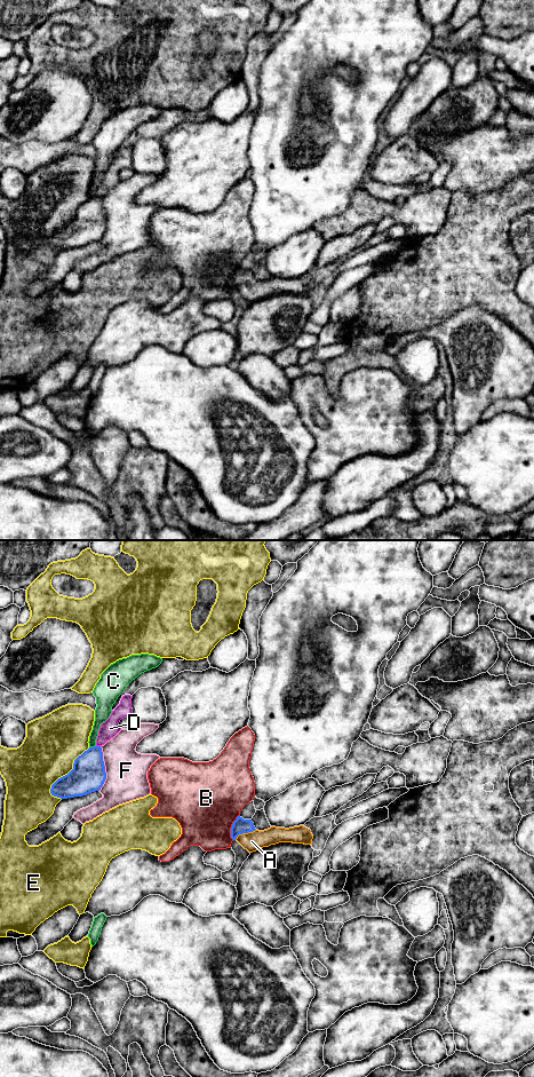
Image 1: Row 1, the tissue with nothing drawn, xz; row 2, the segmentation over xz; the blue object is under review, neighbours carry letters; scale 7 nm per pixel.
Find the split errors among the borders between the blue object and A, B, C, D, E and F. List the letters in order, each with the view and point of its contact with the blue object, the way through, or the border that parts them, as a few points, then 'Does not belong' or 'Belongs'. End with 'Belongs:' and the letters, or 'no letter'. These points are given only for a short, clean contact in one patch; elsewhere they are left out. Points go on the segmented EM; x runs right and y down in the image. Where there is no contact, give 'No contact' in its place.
A: Touches blue at xz (245, 832). Path across: xz (240, 825), (245, 832), (252, 841). Belongs
B: Touches blue at xz (231, 828). Does not belong
C: Touches blue at xz (92, 747). Does not belong
D: Touches blue at xz (98, 746). Does not belong
E: Touches blue at xz (69, 773). Does not belong
F: Touches blue at xz (104, 768). Does not belong
Belongs: A

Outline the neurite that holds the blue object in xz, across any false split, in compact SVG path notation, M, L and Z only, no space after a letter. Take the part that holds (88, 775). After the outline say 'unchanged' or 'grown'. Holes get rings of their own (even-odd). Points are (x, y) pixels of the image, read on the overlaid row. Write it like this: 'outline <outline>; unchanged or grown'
outline M94 746L74 760L73 769L51 785L50 793L61 799L82 797L99 791L105 779L102 747Z; unchanged

